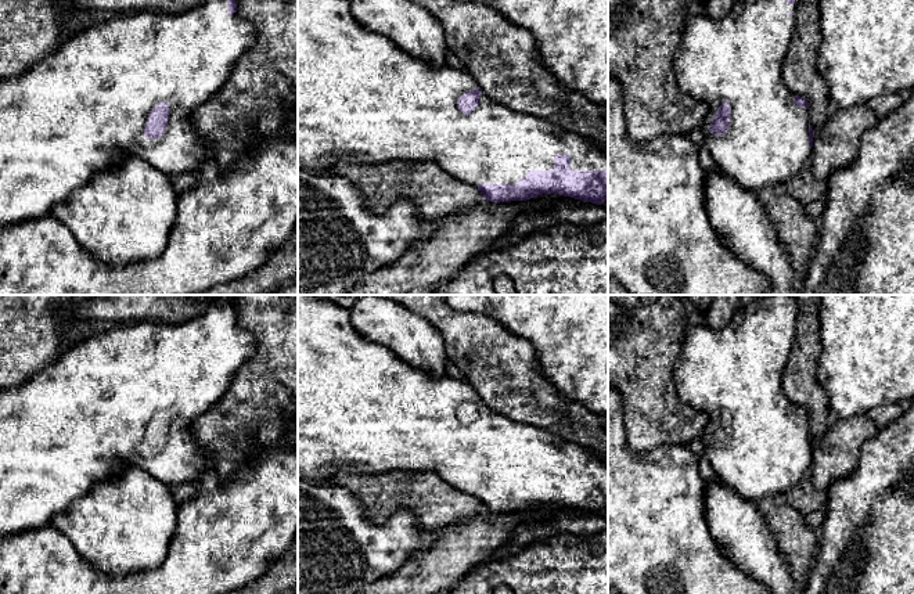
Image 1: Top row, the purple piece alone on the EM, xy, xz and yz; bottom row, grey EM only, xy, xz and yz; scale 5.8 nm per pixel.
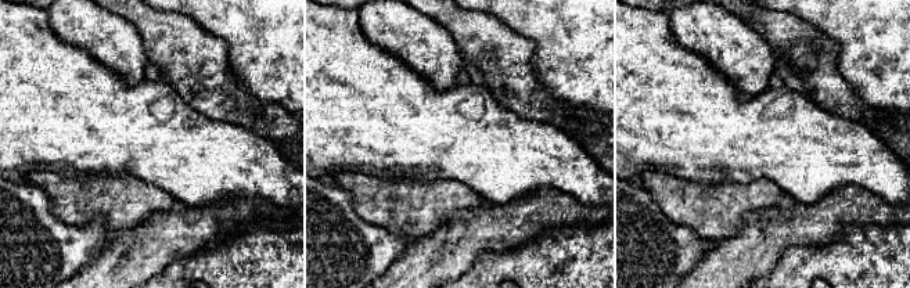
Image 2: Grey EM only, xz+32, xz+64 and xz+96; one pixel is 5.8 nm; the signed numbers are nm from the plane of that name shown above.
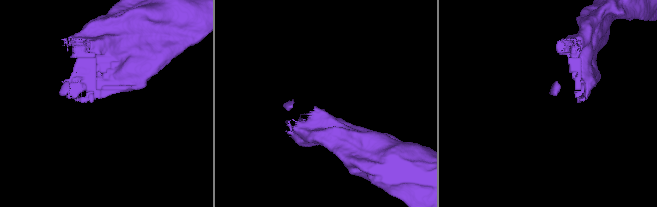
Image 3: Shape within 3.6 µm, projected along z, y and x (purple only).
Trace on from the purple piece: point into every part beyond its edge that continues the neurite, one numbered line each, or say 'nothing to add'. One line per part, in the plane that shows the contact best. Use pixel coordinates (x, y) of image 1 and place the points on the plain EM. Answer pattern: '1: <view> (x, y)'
1: xz (360, 407)

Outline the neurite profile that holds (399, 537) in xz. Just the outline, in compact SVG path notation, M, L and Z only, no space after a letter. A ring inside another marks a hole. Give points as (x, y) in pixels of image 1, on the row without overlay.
M298 478L298 594L360 594L366 586L392 575L414 554L431 548L436 540L433 532L418 526L409 508L399 508L384 523L375 525L364 518L360 500L348 489Z

